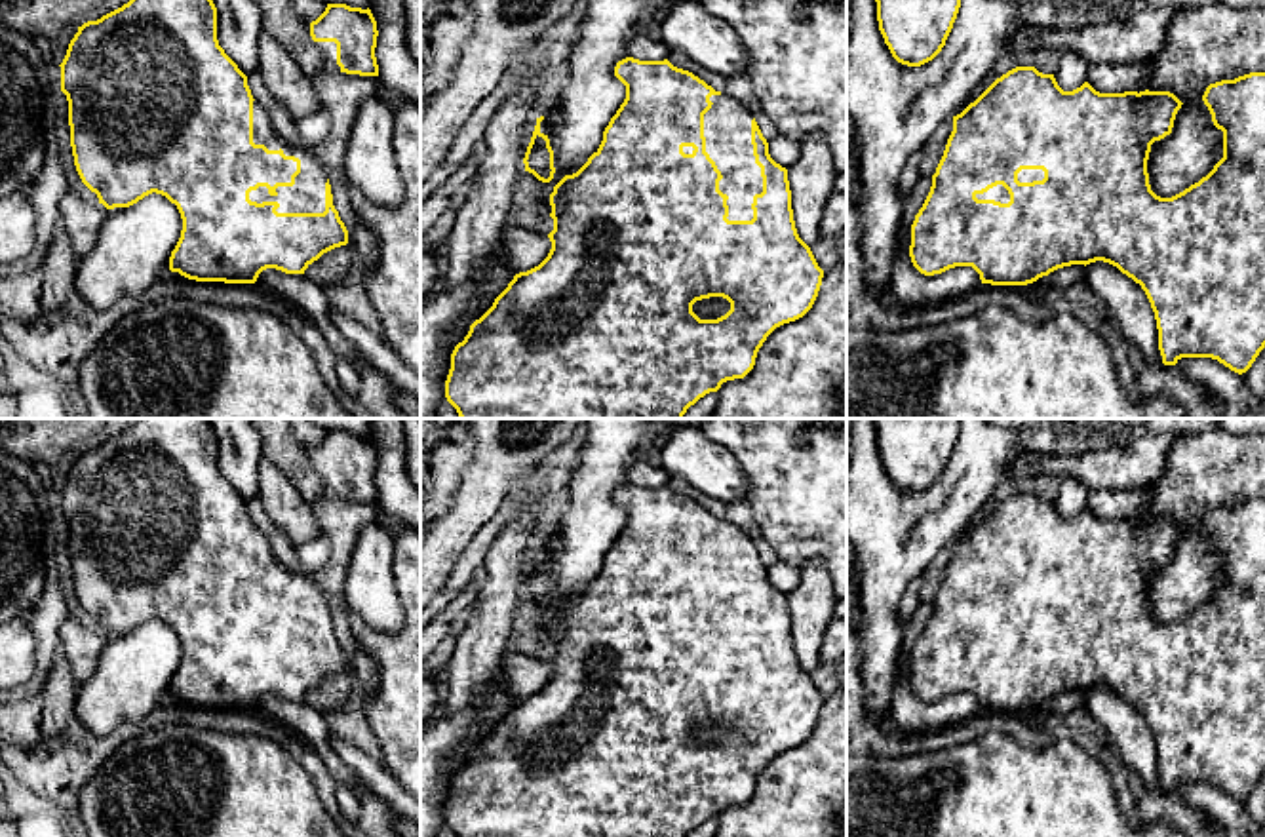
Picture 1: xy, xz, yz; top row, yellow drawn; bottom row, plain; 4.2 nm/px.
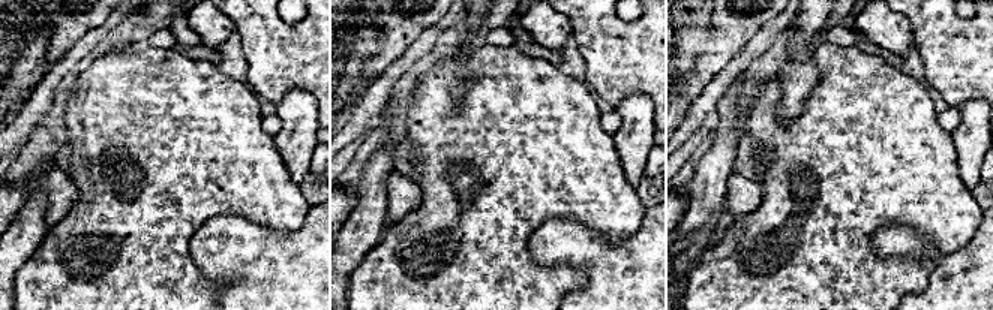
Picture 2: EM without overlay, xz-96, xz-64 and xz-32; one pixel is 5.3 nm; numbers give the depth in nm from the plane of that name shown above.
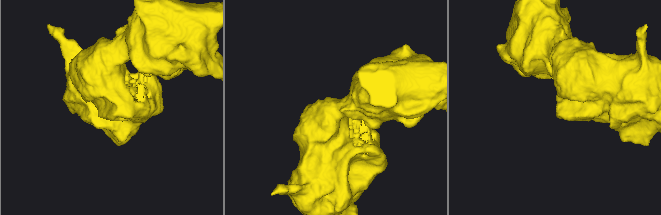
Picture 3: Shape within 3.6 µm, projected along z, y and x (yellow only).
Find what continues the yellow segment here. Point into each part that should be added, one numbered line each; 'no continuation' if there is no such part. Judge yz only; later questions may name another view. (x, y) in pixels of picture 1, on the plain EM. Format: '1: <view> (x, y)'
1: yz (999, 619)

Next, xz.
1: xz (727, 552)

